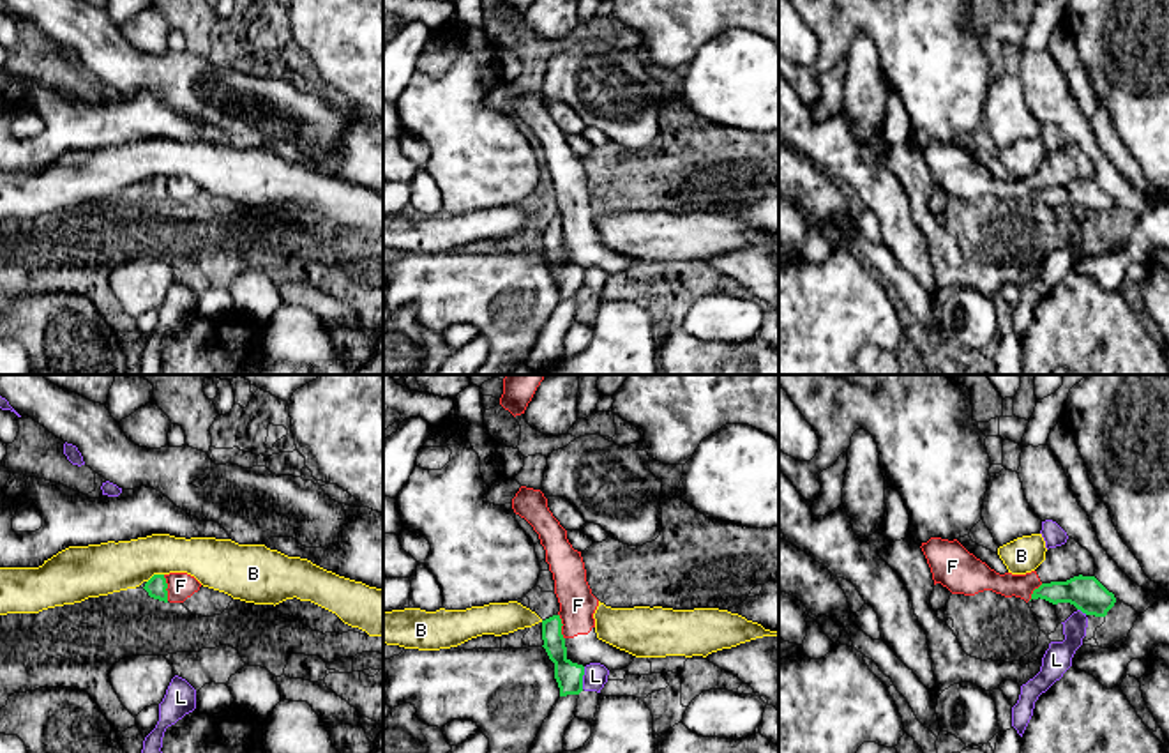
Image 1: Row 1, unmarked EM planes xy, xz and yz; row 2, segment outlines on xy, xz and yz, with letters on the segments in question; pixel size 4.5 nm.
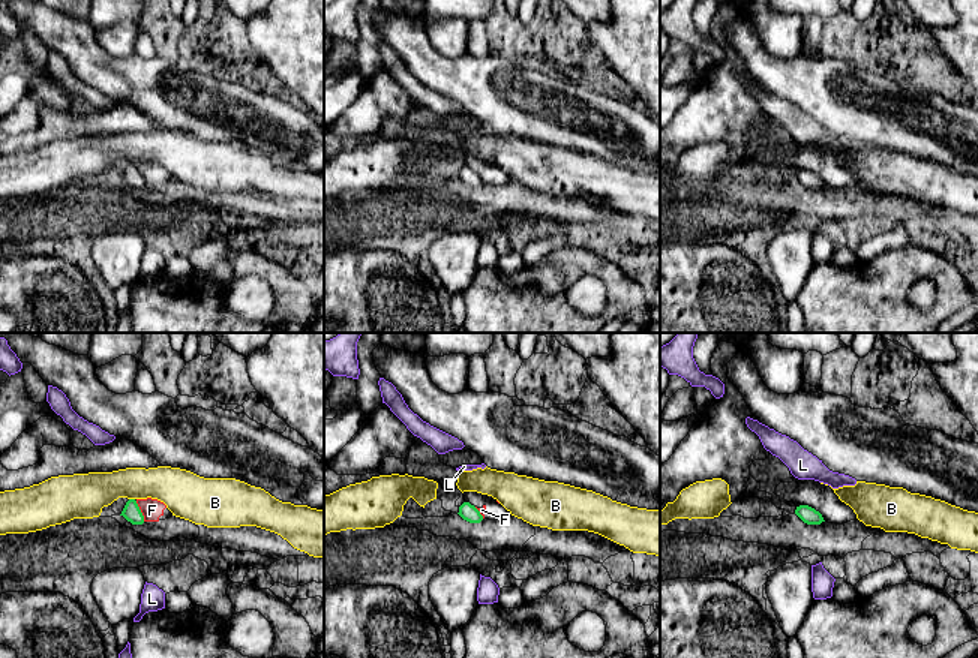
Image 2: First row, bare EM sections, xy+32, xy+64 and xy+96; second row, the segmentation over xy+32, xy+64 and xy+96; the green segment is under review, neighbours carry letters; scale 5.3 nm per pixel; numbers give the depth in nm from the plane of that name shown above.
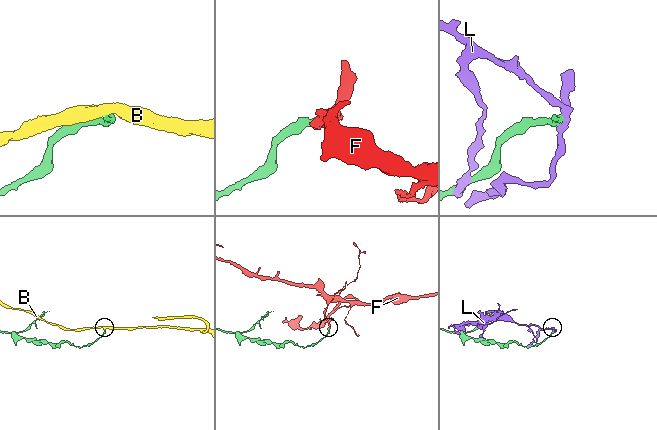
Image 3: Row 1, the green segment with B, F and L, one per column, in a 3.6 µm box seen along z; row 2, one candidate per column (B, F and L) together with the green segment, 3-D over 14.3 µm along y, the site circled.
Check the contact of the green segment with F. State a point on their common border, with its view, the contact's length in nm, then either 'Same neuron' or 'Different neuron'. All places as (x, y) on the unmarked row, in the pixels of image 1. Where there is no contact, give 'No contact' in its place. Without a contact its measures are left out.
Touches green at xy (166, 191). Shared border 120 nm. Different neuron

